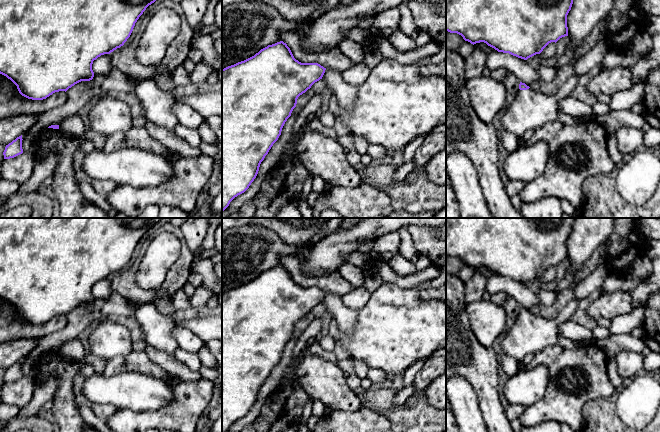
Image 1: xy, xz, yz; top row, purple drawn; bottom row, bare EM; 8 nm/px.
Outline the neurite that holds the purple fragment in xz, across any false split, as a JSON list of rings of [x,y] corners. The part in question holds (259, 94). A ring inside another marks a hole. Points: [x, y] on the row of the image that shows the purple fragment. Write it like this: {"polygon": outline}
{"polygon": [[[283,41],[222,69],[222,212],[256,178],[261,162],[281,135],[297,99],[322,79],[326,68],[296,60]]]}

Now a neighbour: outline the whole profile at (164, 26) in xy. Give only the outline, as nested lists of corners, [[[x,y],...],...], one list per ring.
[[[161,8],[150,19],[136,48],[136,60],[159,70],[151,78],[163,90],[171,92],[176,85],[171,75],[174,70],[165,69],[161,63],[169,44],[179,34],[182,20],[172,8]]]

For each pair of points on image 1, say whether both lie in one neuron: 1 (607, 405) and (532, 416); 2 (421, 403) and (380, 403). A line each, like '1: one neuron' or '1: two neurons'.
1: two neurons
2: one neuron

